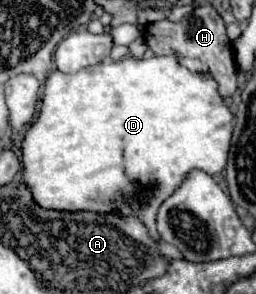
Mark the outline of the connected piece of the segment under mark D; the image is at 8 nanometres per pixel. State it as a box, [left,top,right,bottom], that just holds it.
[21,55,233,259]

